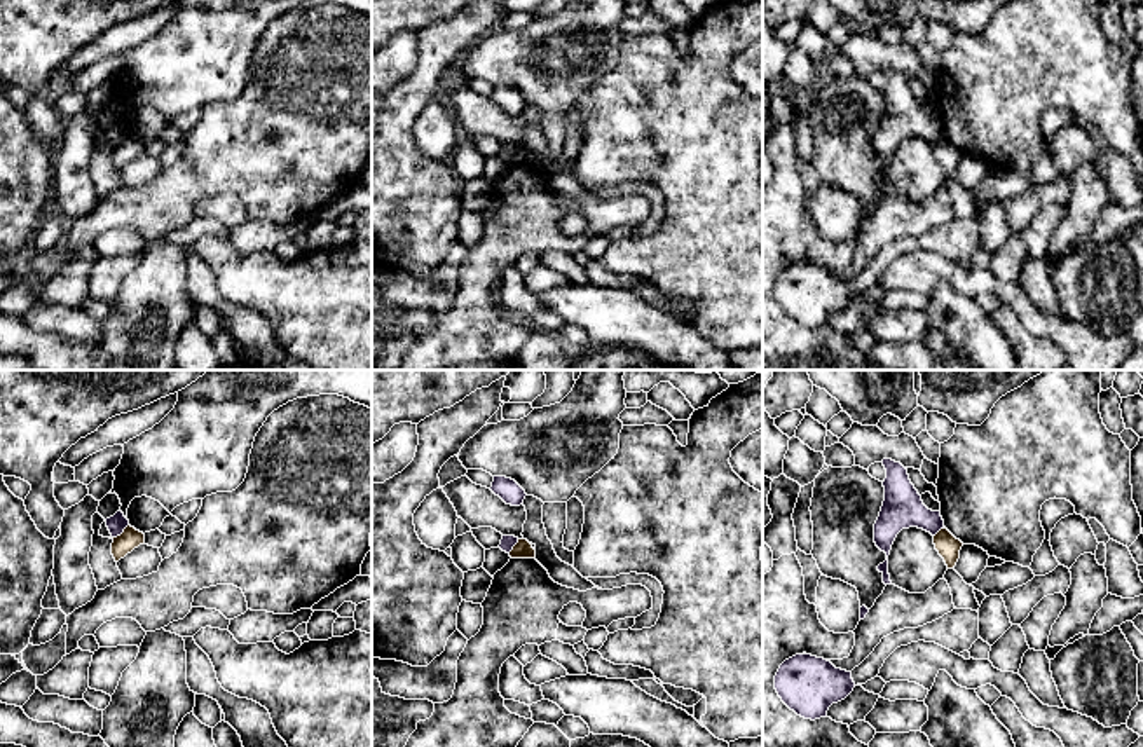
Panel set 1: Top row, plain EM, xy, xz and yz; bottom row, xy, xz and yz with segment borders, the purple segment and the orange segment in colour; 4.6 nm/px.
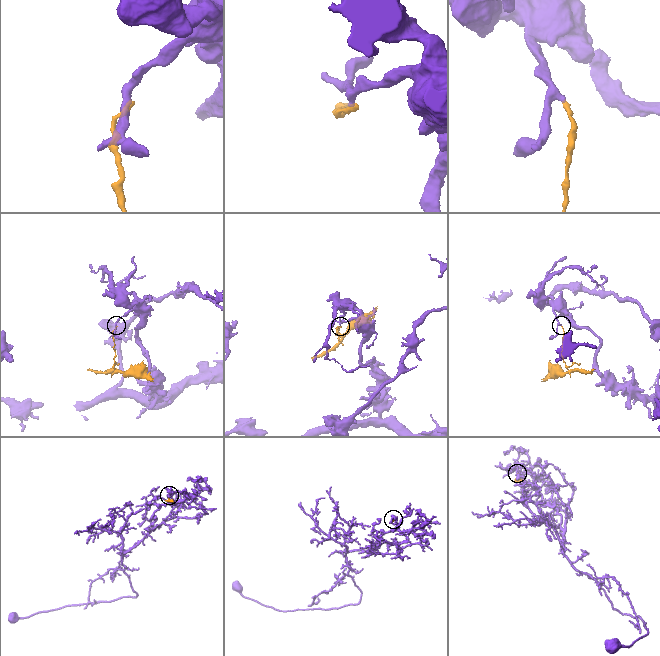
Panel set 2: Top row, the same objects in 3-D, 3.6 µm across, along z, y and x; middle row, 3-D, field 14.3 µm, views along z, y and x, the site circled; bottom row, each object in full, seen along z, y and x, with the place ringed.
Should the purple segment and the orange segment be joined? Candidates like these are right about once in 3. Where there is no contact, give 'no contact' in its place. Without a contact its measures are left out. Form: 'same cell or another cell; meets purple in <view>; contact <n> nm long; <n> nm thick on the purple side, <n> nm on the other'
another cell; meets purple in xy; contact 100 nm long; 90 nm thick on the purple side, 90 nm on the other

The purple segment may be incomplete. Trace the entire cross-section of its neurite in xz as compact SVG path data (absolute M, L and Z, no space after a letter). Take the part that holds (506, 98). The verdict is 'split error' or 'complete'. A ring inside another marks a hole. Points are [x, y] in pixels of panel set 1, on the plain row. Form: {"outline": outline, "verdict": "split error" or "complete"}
{"outline": "M494 86L490 99L499 105L506 113L520 115L525 108L525 99L511 87Z", "verdict": "complete"}

